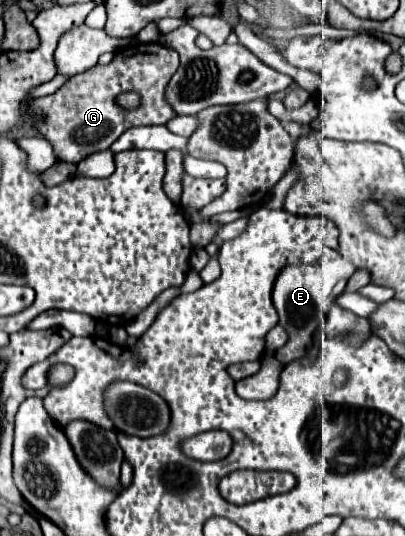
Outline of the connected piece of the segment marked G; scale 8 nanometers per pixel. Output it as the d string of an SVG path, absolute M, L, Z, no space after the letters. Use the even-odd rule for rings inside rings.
M143 43L143 45L131 45L119 53L115 53L113 61L105 67L93 67L77 77L71 77L61 89L57 89L53 95L47 97L39 97L39 99L29 99L27 109L29 113L35 117L35 129L53 145L55 157L59 161L67 161L67 163L79 163L81 159L85 159L87 155L95 153L95 151L105 151L109 149L109 145L113 141L119 139L121 133L125 133L129 127L137 127L137 125L165 125L175 113L173 109L169 109L169 105L165 105L165 85L169 83L169 77L173 77L173 73L177 71L179 65L179 55L177 51L161 45L161 43ZM125 91L137 91L141 97L141 103L137 109L133 111L121 111L117 97Z

